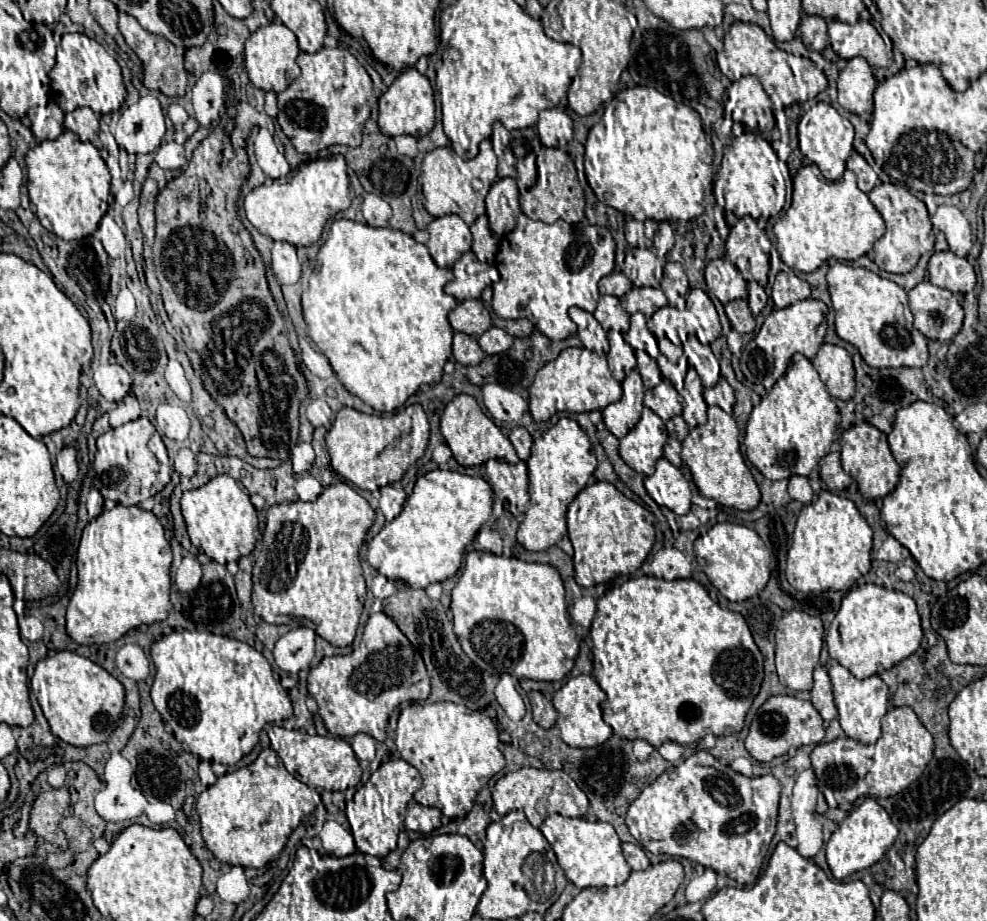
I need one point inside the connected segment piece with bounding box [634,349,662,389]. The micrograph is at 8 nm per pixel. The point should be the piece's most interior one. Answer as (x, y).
(646, 365)

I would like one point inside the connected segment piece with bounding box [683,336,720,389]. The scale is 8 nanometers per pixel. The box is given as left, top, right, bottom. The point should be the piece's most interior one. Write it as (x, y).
(700, 358)

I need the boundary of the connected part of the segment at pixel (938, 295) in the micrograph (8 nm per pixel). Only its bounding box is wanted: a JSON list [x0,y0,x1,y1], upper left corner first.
[908,281,964,341]

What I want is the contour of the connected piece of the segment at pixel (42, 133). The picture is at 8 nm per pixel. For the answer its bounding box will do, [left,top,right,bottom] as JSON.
[30,101,64,141]

